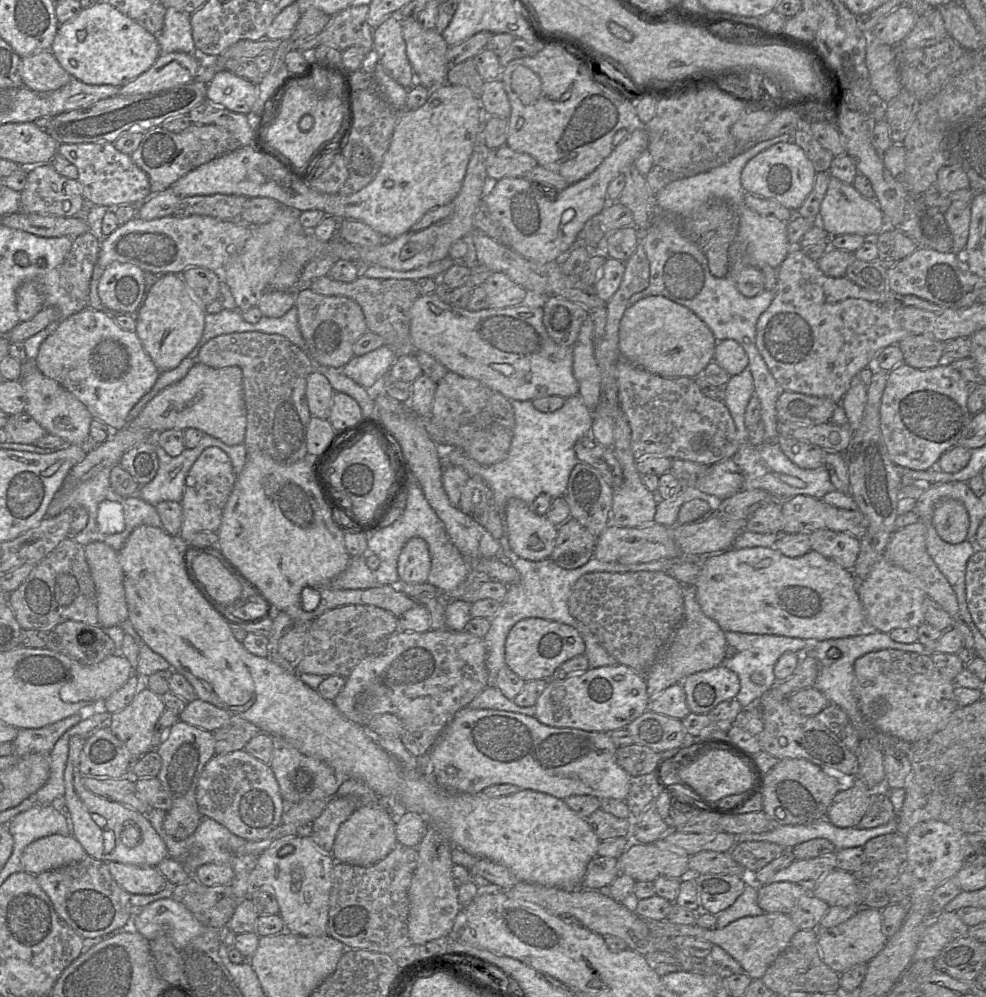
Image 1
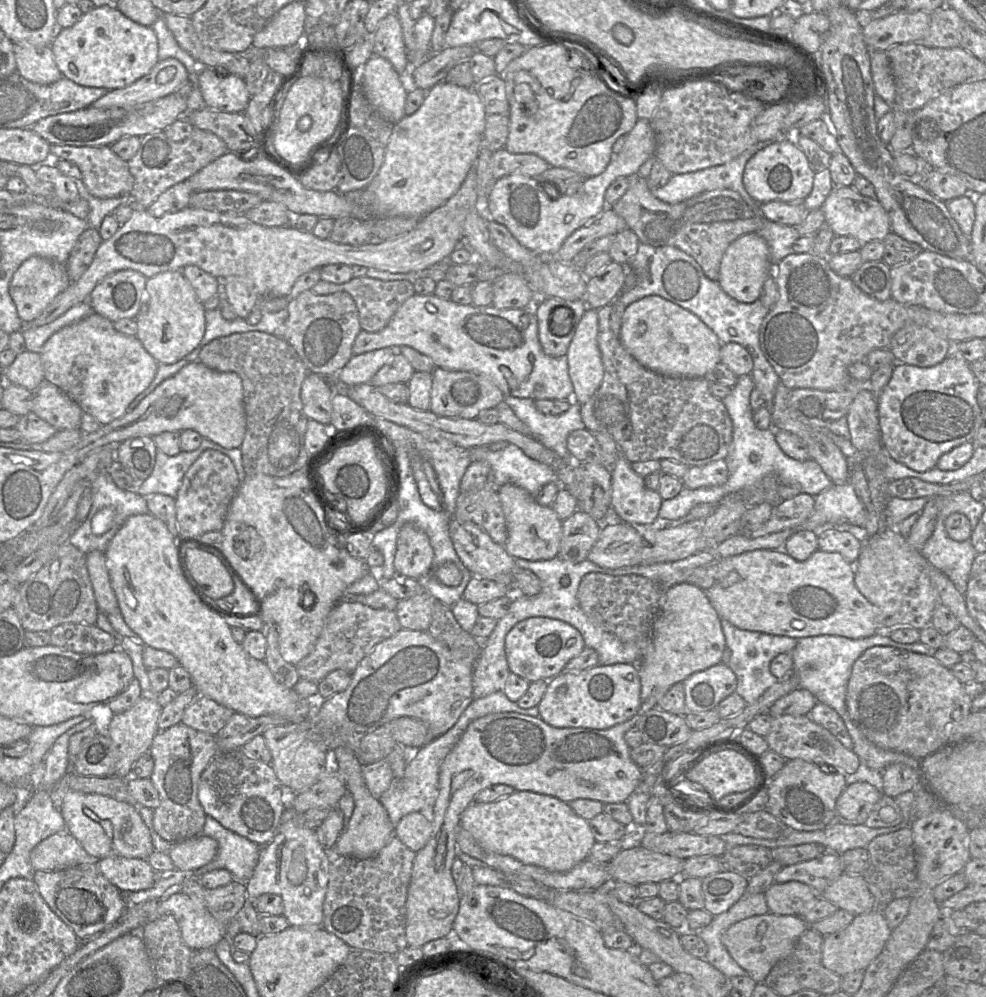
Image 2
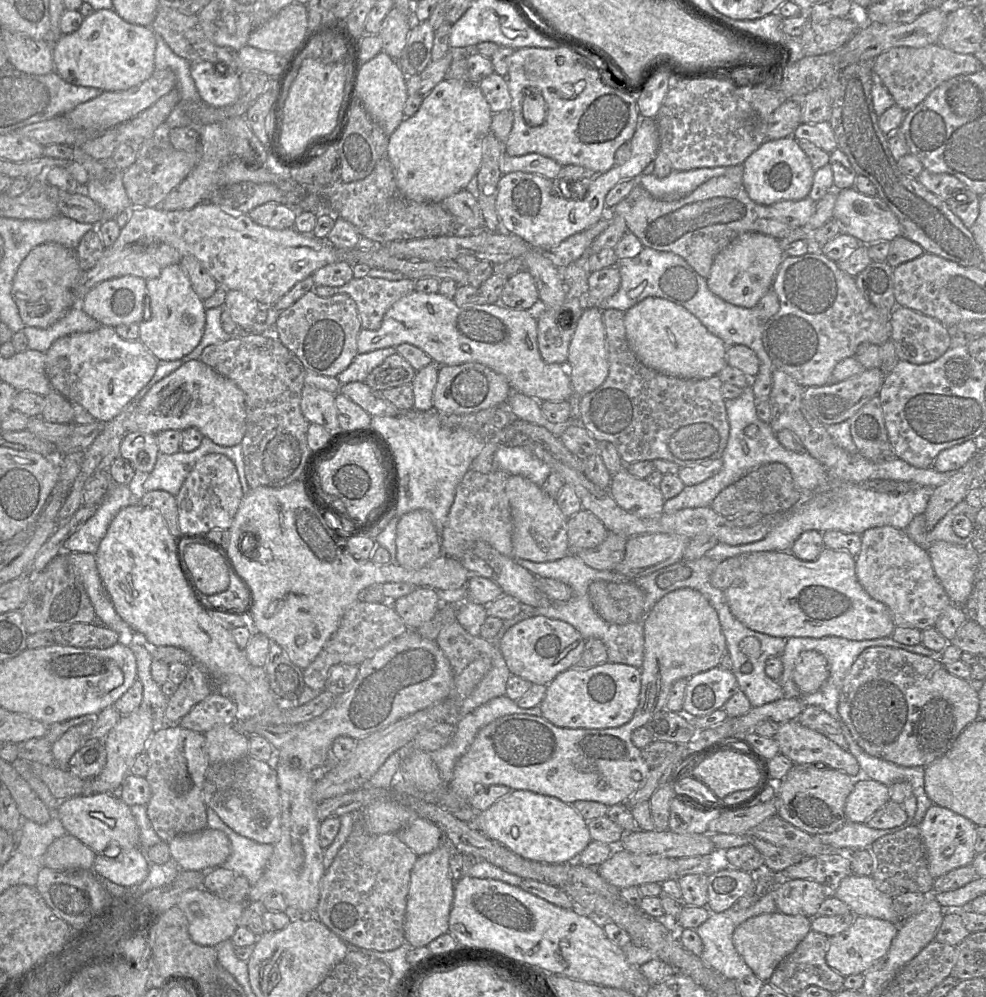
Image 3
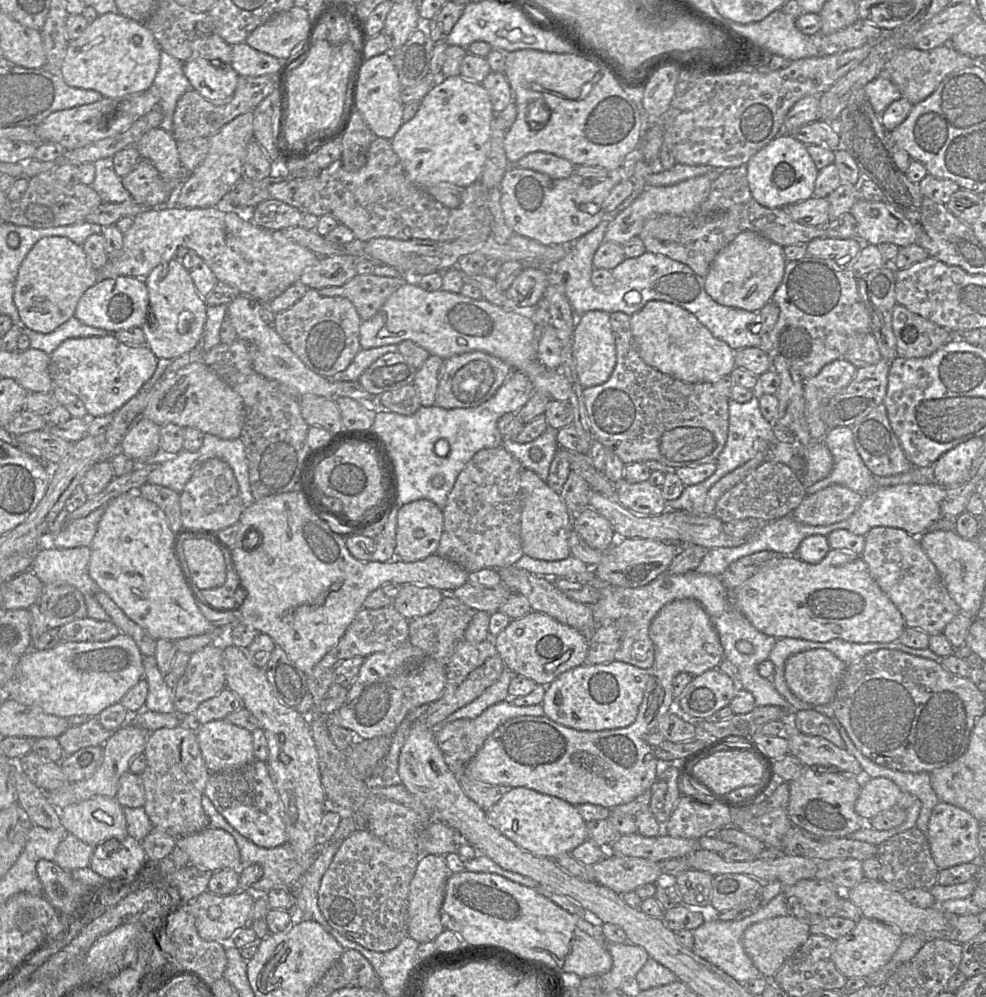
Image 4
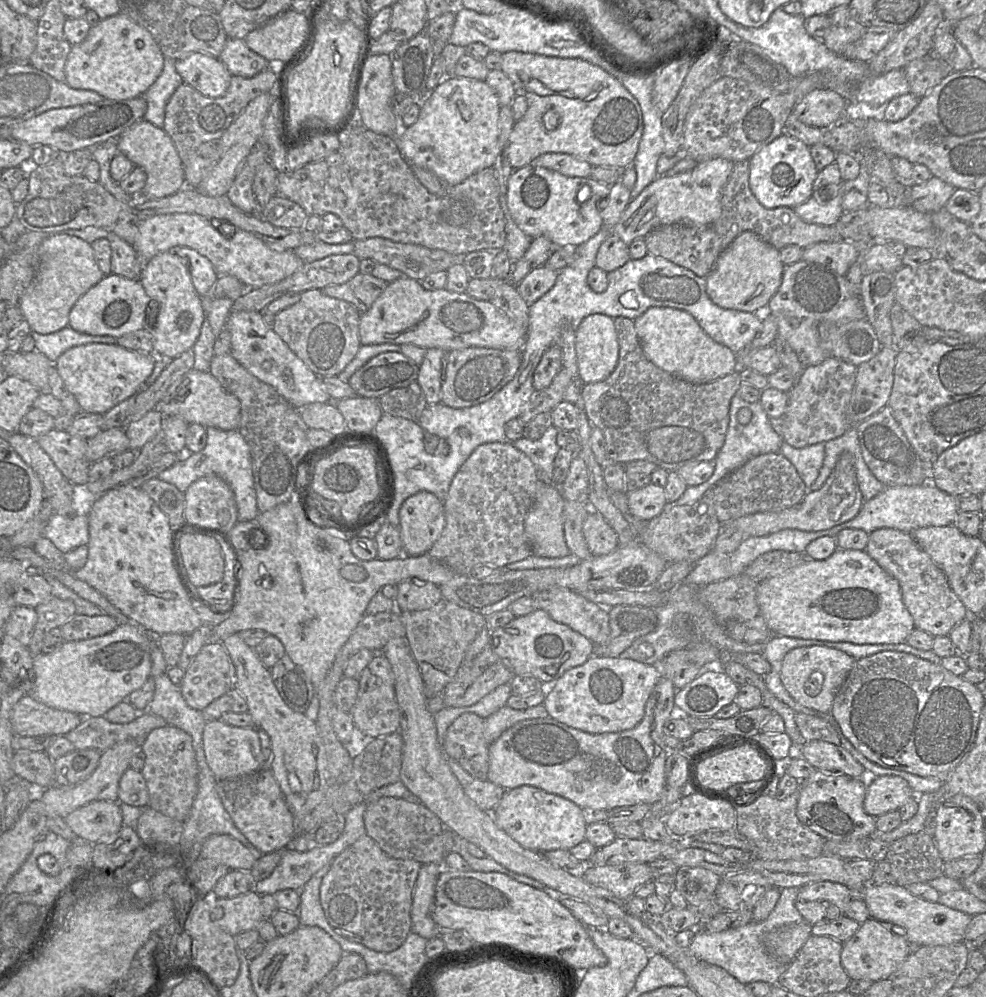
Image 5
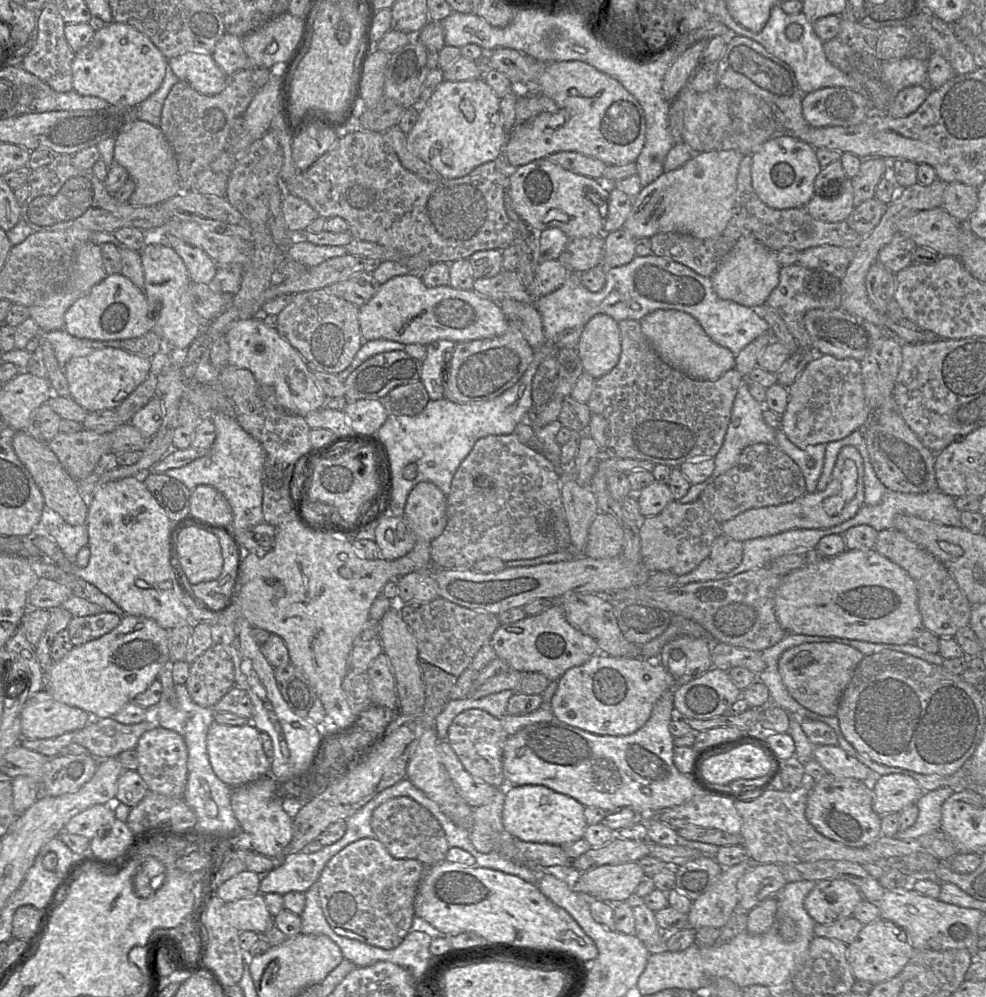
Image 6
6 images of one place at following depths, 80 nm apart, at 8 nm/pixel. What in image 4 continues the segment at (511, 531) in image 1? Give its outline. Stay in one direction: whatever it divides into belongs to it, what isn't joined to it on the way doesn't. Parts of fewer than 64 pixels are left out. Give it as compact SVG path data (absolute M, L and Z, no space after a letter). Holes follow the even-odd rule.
M531 470L520 474L522 491L521 544L524 555L534 559L556 561L568 557L568 538L572 530L573 515L561 499L560 493L552 490L545 481Z

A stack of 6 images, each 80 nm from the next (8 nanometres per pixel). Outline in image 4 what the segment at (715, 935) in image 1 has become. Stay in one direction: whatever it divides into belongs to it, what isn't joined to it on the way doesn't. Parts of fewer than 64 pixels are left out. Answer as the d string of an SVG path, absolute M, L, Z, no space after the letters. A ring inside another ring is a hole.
M791 915L778 916L749 926L743 933L742 945L763 978L771 979L784 962L807 941L810 935L810 925Z

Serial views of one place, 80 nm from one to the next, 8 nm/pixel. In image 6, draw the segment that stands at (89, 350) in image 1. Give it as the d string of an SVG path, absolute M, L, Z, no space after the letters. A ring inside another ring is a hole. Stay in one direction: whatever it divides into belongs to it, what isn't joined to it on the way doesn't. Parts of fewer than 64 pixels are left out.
M122 348L97 349L86 356L74 357L63 367L70 398L87 412L116 409L154 369L154 362Z

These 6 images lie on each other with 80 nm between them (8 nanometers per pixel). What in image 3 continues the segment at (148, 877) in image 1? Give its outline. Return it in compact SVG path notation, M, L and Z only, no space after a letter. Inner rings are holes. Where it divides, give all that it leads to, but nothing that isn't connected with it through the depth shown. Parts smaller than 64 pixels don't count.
M140 846L121 850L115 857L96 854L92 870L117 885L134 888L148 876L150 862Z

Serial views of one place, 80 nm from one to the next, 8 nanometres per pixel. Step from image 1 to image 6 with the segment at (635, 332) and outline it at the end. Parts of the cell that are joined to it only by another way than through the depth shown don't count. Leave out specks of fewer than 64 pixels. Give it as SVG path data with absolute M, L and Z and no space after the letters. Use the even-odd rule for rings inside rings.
M658 309L640 321L641 329L651 347L669 366L696 379L717 380L735 368L736 356L731 350L715 343L699 322L690 314L674 309Z

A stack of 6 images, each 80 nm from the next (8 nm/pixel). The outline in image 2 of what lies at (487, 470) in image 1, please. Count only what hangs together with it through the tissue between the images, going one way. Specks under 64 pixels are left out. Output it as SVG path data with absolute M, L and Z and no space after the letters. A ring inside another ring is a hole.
M505 396L504 401L516 417L529 427L534 439L561 458L571 461L567 438L571 432L585 429L580 414L581 404L572 400L566 412L550 416L541 413L535 401L529 398ZM513 444L501 450L475 447L470 451L472 462L485 461L491 466L494 483L499 487L512 483L535 497L546 484L558 482L557 475L549 466L530 458Z

